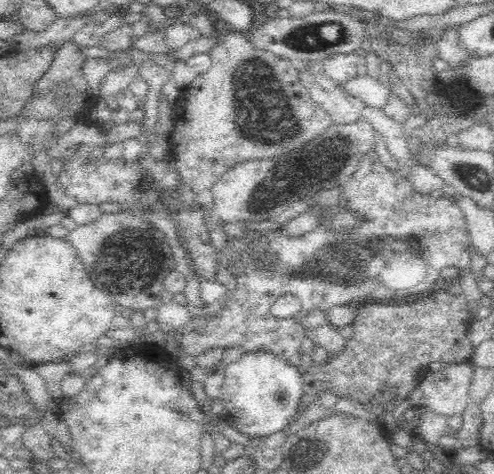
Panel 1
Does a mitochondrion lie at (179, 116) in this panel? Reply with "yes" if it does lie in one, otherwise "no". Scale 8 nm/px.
no

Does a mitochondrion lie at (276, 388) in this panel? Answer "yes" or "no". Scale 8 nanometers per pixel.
yes

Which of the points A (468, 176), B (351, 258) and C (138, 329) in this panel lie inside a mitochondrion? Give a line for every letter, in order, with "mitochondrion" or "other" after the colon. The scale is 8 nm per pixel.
A: mitochondrion
B: mitochondrion
C: other

